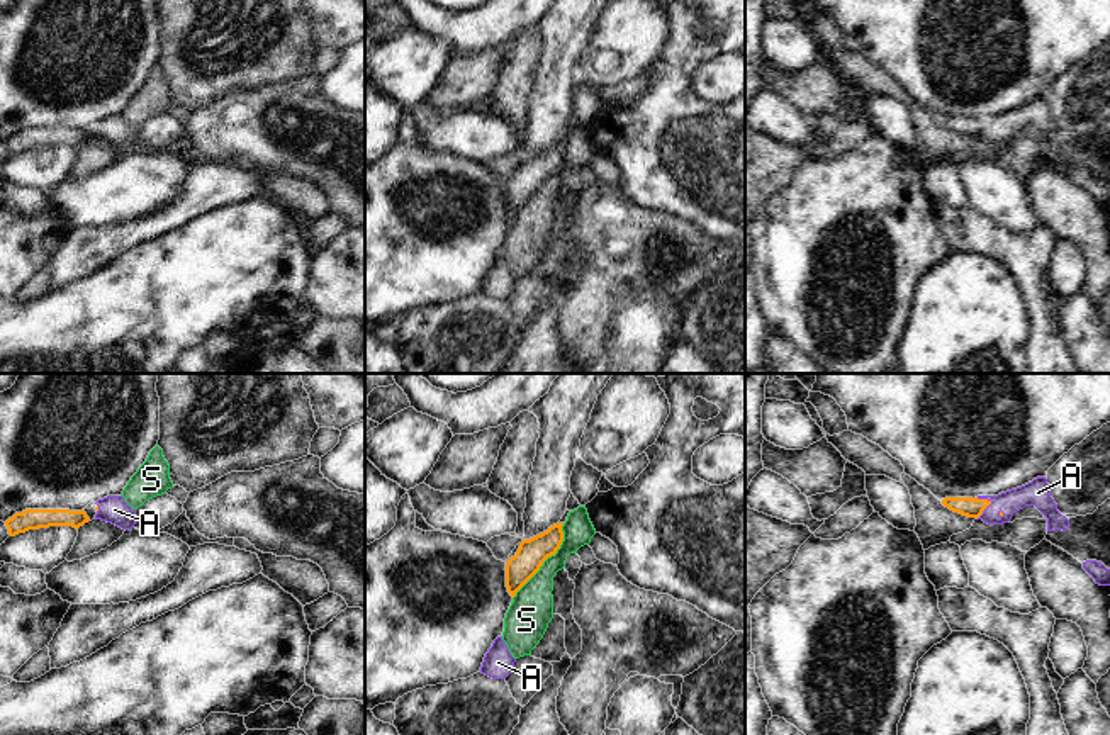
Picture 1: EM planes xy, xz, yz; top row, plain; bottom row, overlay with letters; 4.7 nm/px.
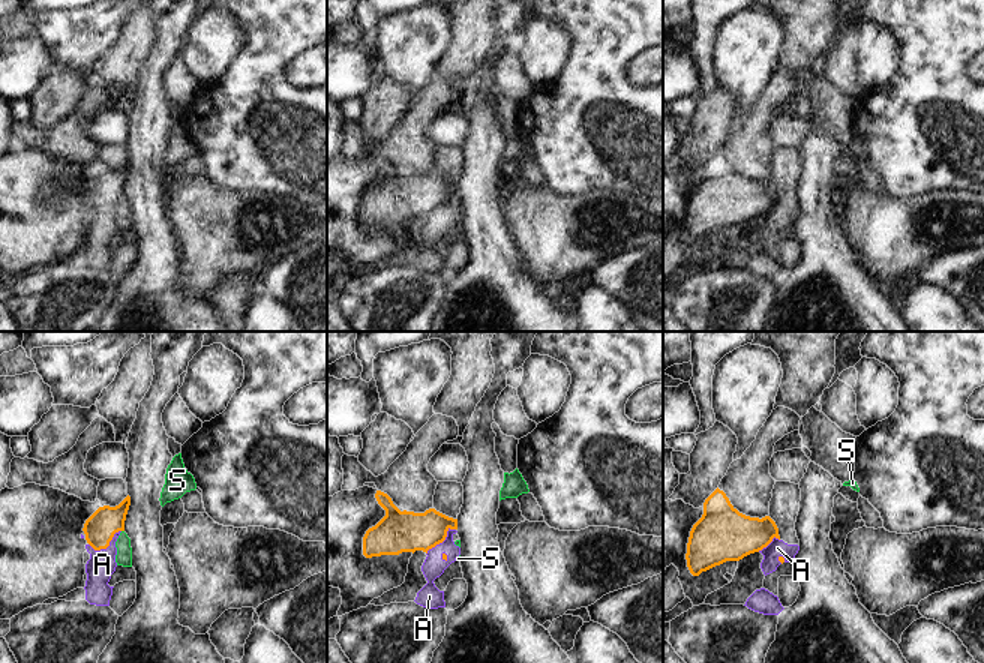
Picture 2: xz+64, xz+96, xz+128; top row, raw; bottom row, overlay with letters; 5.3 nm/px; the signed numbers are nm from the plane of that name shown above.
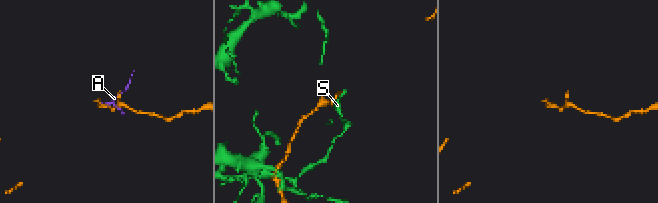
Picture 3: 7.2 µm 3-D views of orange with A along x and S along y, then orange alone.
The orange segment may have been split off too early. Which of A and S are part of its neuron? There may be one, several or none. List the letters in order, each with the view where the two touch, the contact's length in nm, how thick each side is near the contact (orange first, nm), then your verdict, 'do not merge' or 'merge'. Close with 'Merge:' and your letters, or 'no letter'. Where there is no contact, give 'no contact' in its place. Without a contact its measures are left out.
A: meets orange in yz; contact 110 nm long; 100 nm thick on the orange side, 120 nm on the other; merge
S: meets orange in xz; contact 440 nm long; 140 nm thick on the orange side, 200 nm on the other; do not merge
Merge: A

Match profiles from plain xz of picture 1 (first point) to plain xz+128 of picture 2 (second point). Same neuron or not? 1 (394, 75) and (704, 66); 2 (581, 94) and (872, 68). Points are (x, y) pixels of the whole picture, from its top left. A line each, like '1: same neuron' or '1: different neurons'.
1: different neurons
2: different neurons

